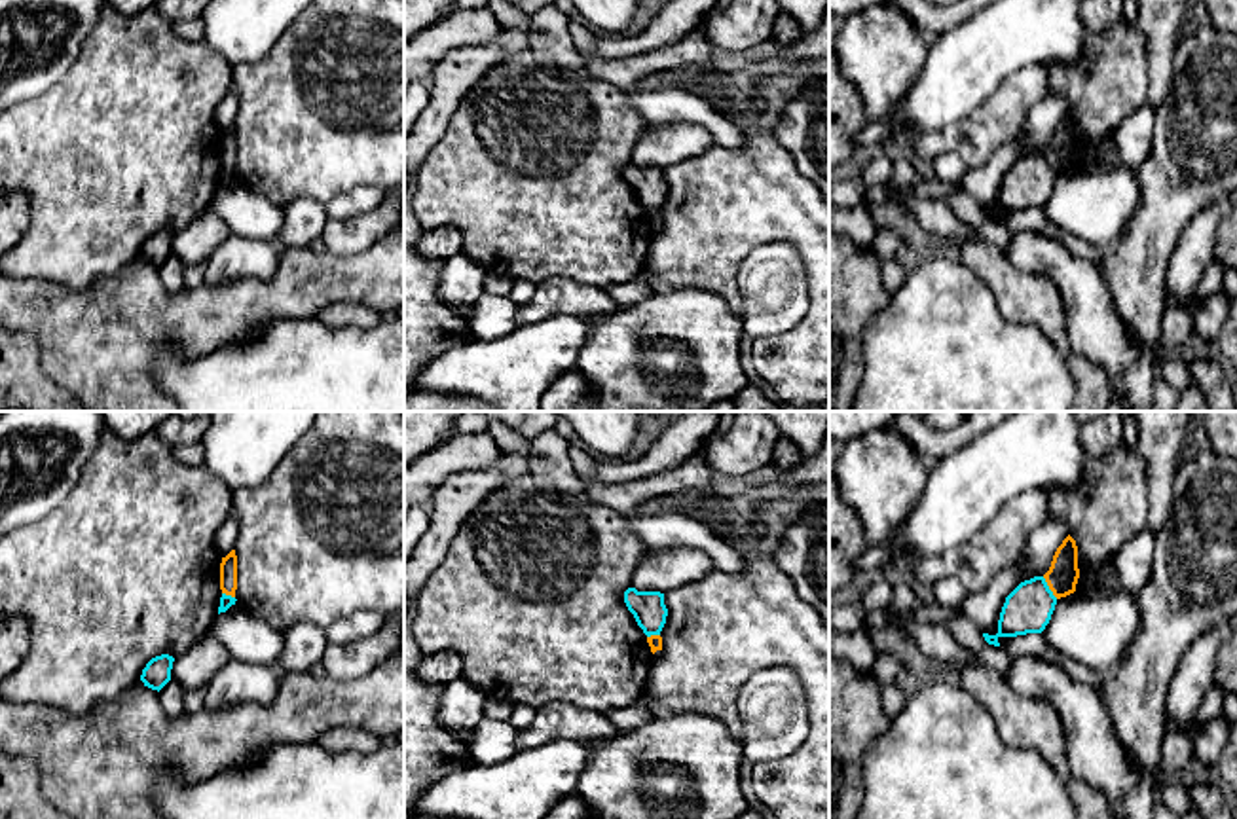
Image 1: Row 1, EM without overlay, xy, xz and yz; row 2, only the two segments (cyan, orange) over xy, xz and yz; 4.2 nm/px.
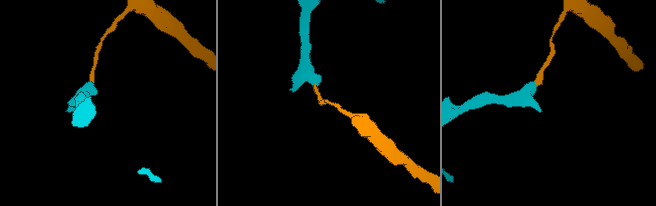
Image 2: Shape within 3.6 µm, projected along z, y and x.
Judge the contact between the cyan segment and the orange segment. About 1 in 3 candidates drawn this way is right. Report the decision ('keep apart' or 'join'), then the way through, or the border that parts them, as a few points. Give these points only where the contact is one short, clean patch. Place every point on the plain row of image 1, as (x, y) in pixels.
keep apart; border along yz (1042, 152), (1057, 173)

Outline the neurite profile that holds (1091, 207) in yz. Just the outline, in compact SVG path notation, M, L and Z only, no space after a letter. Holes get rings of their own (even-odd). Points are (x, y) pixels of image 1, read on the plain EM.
M1117 167L1102 174L1057 174L1042 210L1059 229L1108 250L1123 235L1138 205L1140 186L1135 173Z

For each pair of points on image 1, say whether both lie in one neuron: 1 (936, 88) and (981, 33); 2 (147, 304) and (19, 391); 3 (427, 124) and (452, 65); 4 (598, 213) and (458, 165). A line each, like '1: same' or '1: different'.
1: same
2: different
3: same
4: same

